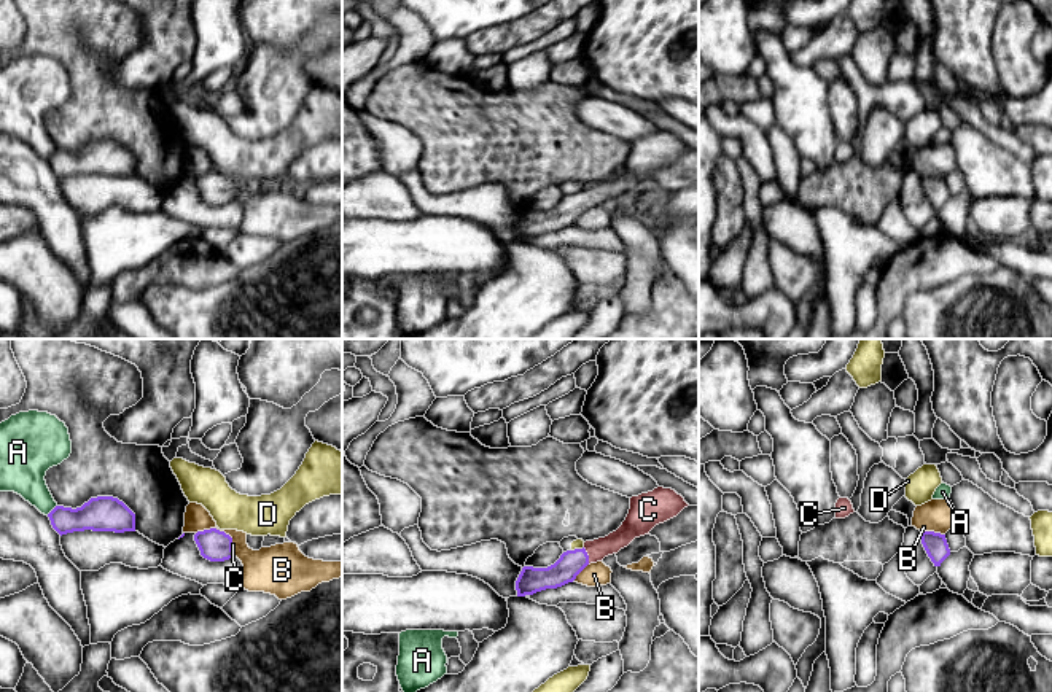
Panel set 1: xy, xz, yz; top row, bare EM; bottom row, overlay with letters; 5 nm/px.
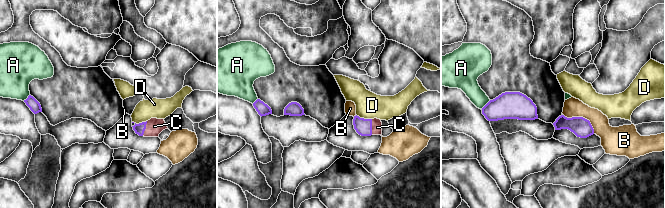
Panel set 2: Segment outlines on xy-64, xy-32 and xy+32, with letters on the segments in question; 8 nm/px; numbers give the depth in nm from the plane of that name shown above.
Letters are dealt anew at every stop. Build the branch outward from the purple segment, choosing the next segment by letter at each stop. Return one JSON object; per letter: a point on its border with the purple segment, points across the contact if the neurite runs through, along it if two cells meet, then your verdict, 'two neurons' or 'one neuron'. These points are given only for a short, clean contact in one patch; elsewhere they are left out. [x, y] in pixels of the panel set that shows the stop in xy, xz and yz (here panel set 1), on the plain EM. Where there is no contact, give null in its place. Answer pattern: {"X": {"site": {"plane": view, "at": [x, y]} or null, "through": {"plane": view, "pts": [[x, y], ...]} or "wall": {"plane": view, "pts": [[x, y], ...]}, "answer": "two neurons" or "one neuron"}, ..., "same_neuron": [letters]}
{"A": {"site": {"plane": "xy", "at": [53, 153]}, "answer": "two neurons"}, "B": {"site": {"plane": "xy", "at": [215, 172]}, "wall": {"plane": "xy", "pts": [[196, 177], [206, 172], [218, 172], [233, 186]]}, "answer": "two neurons"}, "C": {"site": {"plane": "xz", "at": [588, 199]}, "through": {"plane": "xz", "pts": [[570, 207], [588, 199], [597, 193]]}, "answer": "one neuron"}, "D": {"site": {"plane": "xz", "at": [576, 193]}, "wall": {"plane": "xz", "pts": [[583, 190], [572, 194]]}, "answer": "two neurons"}, "same_neuron": ["C"]}

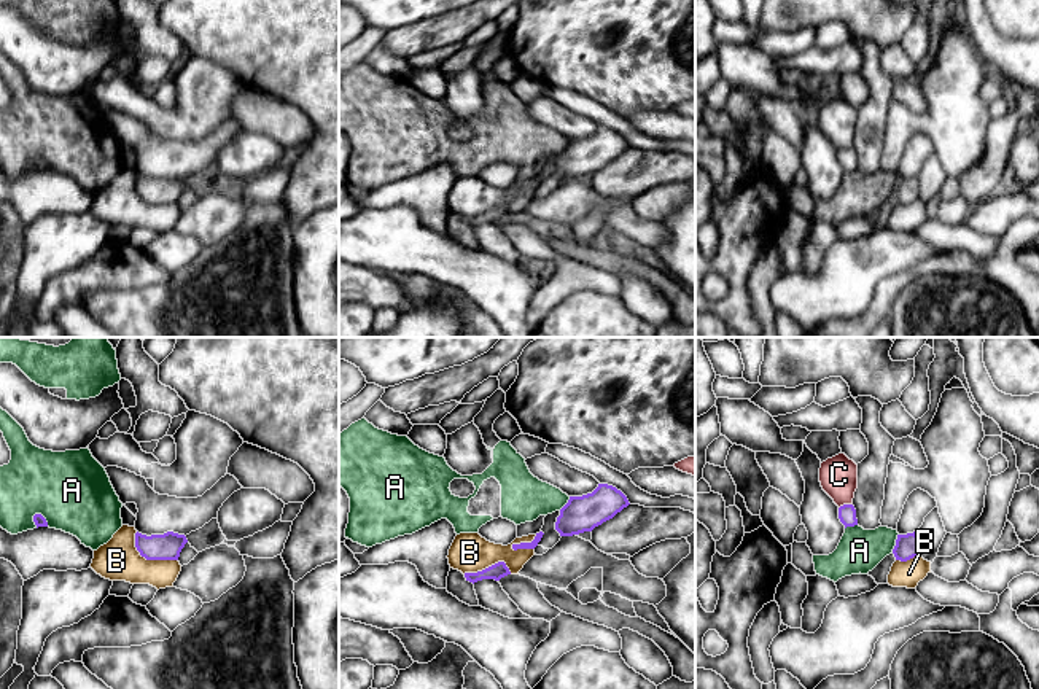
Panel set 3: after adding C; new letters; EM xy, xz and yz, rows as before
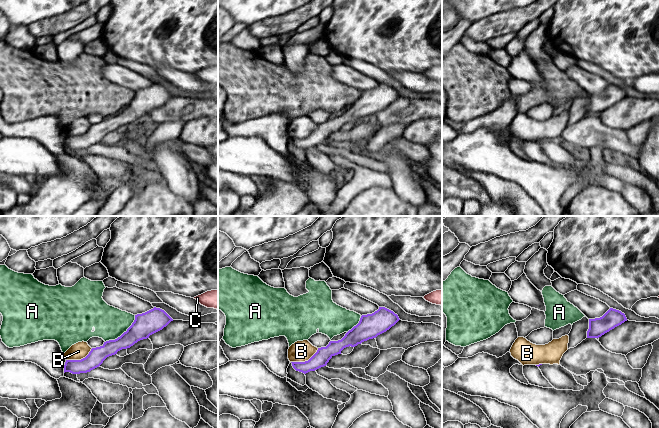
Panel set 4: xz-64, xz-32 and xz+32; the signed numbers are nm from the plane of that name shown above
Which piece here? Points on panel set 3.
{"A": {"site": {"plane": "yz", "at": [896, 186]}, "answer": "two neurons"}, "B": {"site": {"plane": "xy", "at": [148, 202]}, "wall": {"plane": "xy", "pts": [[134, 177], [134, 190], [147, 202], [177, 204]]}, "answer": "two neurons"}, "C": {"site": {"plane": "yz", "at": [845, 148]}, "answer": "two neurons"}, "same_neuron": []}

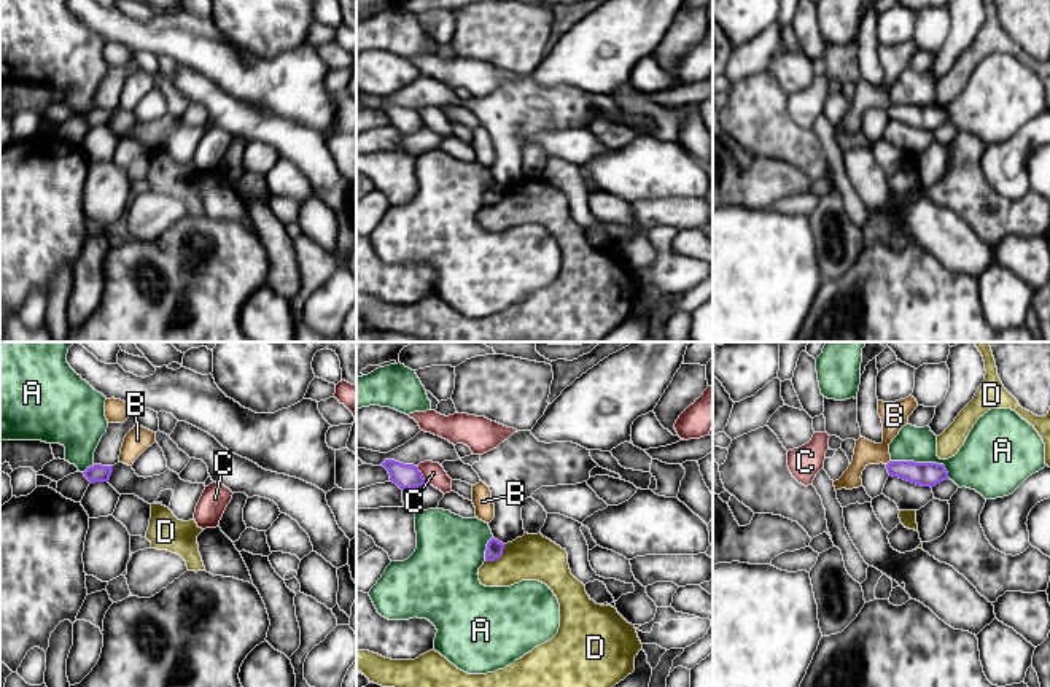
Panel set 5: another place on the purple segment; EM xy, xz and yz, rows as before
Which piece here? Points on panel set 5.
{"A": {"site": {"plane": "yz", "at": [923, 107]}, "wall": {"plane": "yz", "pts": [[891, 104], [936, 105], [944, 110], [948, 121]]}, "answer": "two neurons"}, "B": {"site": {"plane": "yz", "at": [888, 107]}, "answer": "two neurons"}, "C": {"site": {"plane": "xz", "at": [420, 118]}, "wall": {"plane": "xz", "pts": [[416, 110], [425, 124]]}, "answer": "two neurons"}, "D": {"site": {"plane": "xz", "at": [498, 201]}, "answer": "two neurons"}, "same_neuron": []}

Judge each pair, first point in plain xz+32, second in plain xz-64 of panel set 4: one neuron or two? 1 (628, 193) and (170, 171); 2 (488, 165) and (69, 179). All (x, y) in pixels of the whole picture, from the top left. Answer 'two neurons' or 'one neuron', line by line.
1: one neuron
2: two neurons

